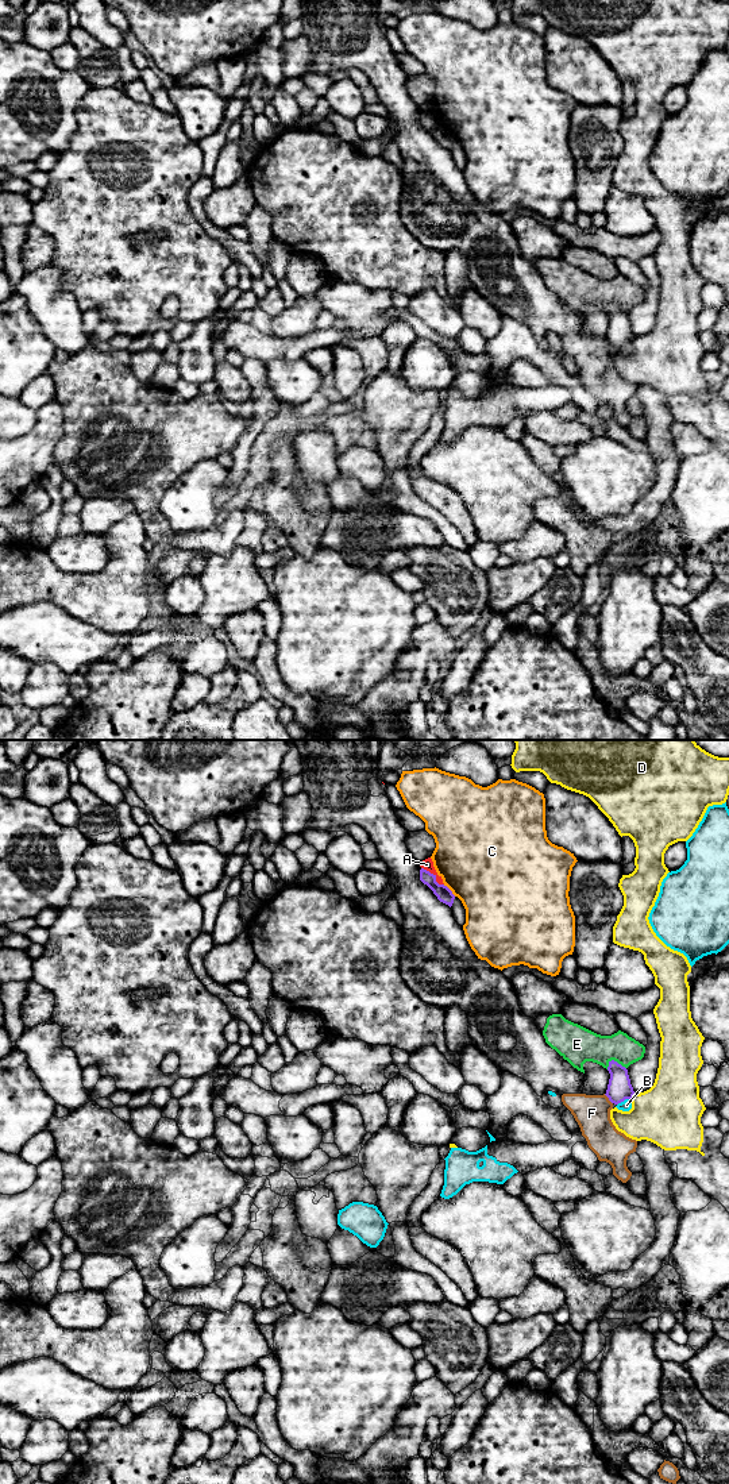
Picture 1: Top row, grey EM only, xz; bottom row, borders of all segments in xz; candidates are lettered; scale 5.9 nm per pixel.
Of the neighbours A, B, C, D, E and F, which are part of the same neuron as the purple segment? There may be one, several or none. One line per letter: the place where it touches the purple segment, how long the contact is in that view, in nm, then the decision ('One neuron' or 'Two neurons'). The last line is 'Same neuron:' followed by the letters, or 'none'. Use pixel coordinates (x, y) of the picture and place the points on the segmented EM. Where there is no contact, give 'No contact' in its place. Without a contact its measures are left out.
A: Touches purple at xz (434, 875). Shared border 170 nm. Two neurons
B: Touches purple at xz (624, 1099). Shared border 100 nm. Two neurons
C: Touches purple at xz (450, 890). Shared border 100 nm. Two neurons
D: Touches purple at xz (632, 1097). Shared border 40 nm. Two neurons
E: Touches purple at xz (616, 1062). Shared border 120 nm. Two neurons
F: Touches purple at xz (609, 1099). Shared border 80 nm. Two neurons
Same neuron: none

